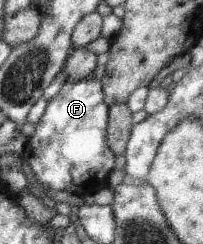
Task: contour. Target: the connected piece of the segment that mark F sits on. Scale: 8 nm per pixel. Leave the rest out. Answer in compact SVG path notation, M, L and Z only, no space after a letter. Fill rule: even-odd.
M93 77L88 80L66 82L61 87L58 95L54 95L52 100L48 101L45 111L35 123L35 131L29 136L24 158L36 175L36 181L44 189L50 187L56 191L68 191L72 194L90 191L91 194L96 189L109 187L108 174L112 171L116 159L106 143L109 106L104 103L102 82Z

